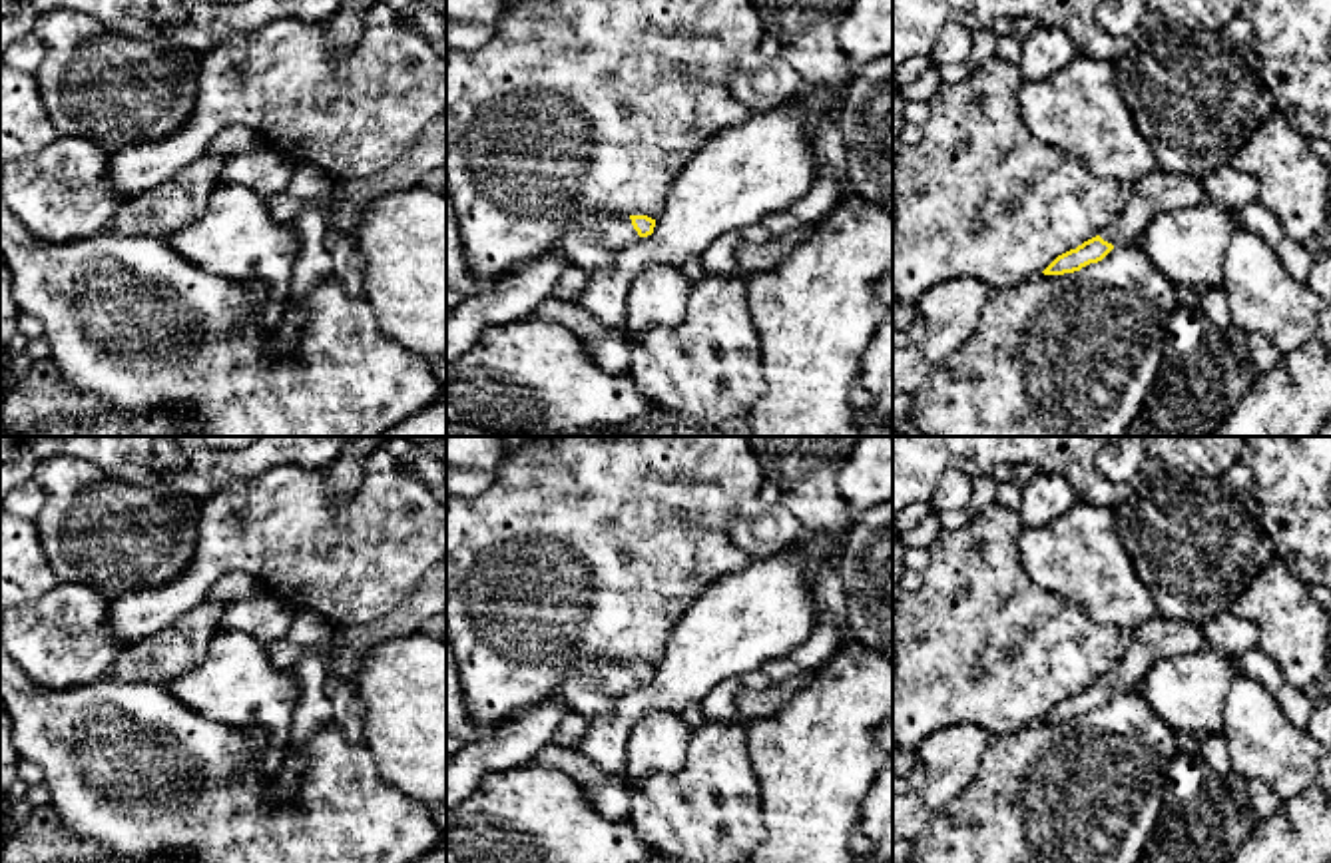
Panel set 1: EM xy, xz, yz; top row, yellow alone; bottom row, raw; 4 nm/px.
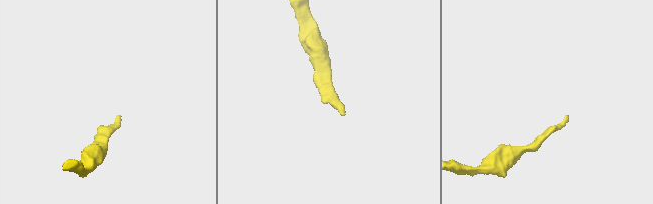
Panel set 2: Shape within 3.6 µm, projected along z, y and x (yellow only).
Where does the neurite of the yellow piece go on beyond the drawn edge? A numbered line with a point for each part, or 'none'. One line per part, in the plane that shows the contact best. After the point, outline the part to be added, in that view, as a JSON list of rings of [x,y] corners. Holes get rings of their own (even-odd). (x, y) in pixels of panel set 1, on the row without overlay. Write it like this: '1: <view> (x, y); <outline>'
1: xz (590, 688); [[[592,658],[564,676],[556,696],[588,719],[610,719],[614,704],[640,686],[630,662]]]

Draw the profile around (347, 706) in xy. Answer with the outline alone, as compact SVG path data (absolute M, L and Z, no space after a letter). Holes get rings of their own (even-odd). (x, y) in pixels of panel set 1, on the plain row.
M325 674L325 694L333 704L333 723L349 743L365 743L365 702L357 692L355 680Z

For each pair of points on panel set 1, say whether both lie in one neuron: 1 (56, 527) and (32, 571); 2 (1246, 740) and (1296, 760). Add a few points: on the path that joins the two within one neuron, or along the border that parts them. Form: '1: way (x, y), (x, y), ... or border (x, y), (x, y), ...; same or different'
1: border (34, 521), (40, 533), (40, 549), (58, 580); different
2: way (1258, 740), (1284, 756); same

